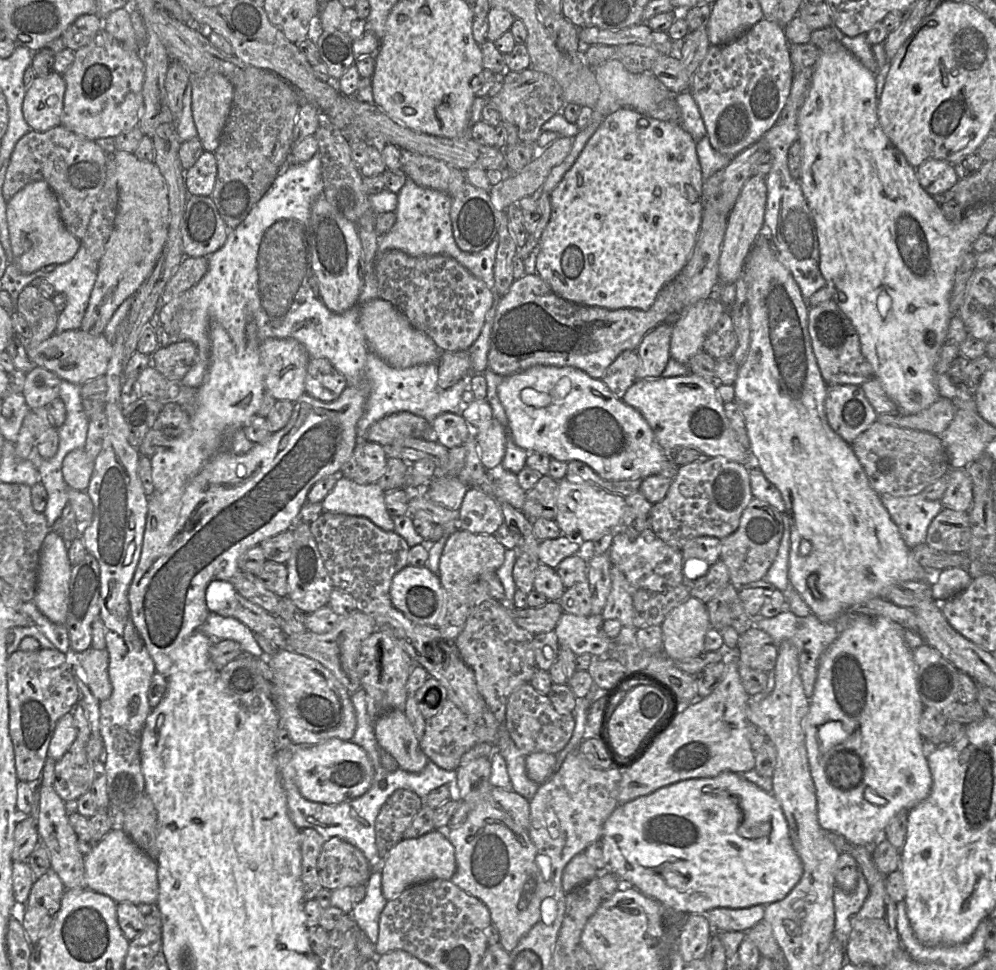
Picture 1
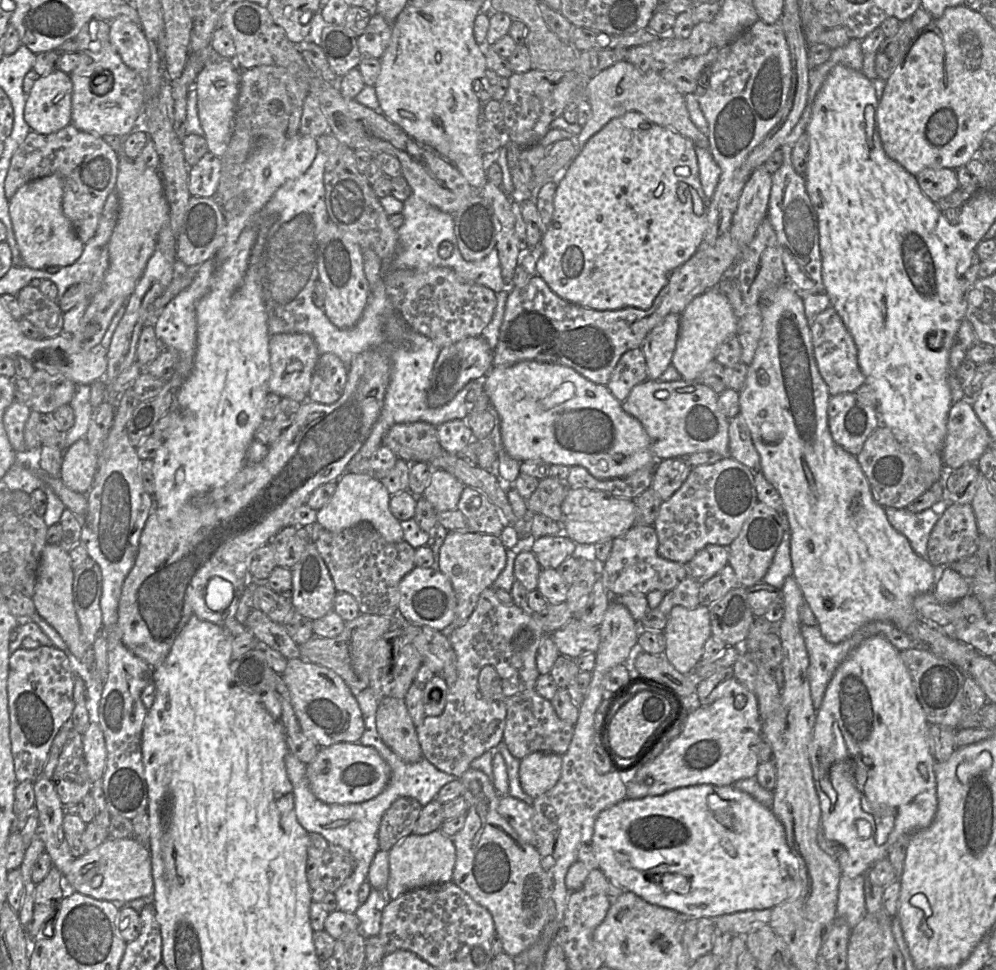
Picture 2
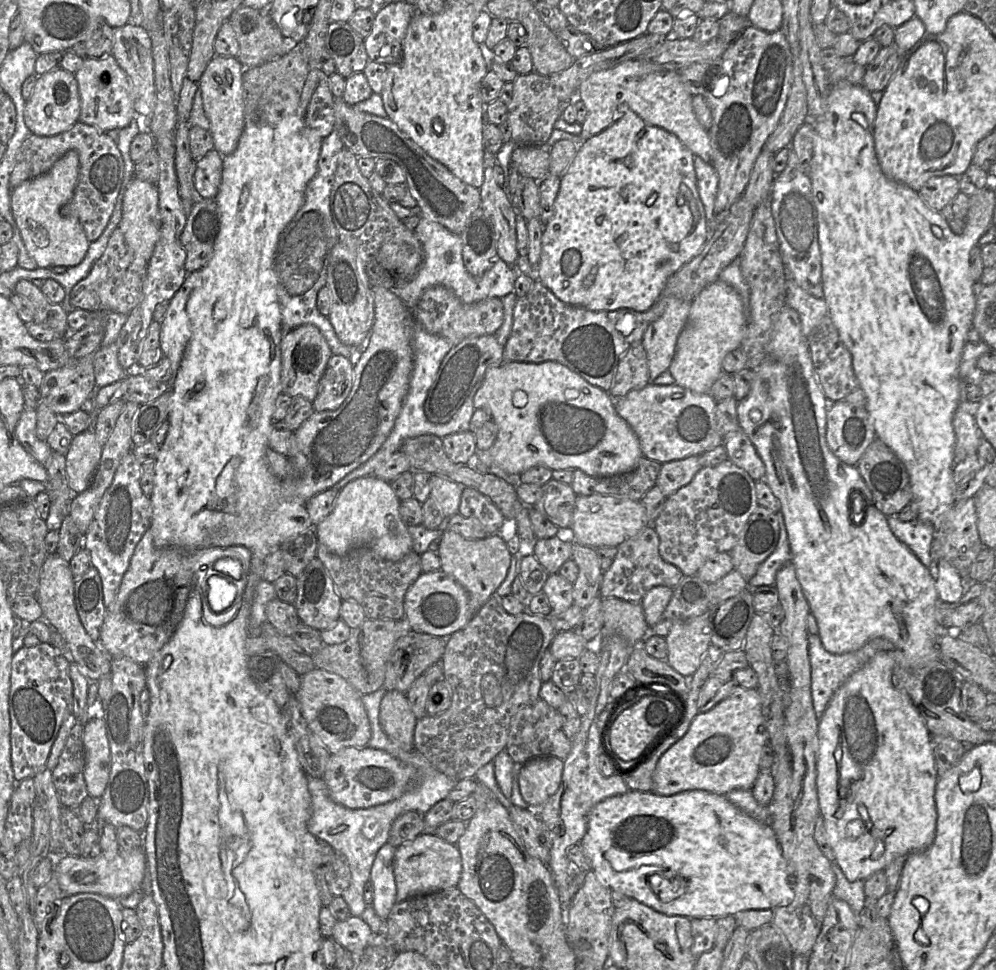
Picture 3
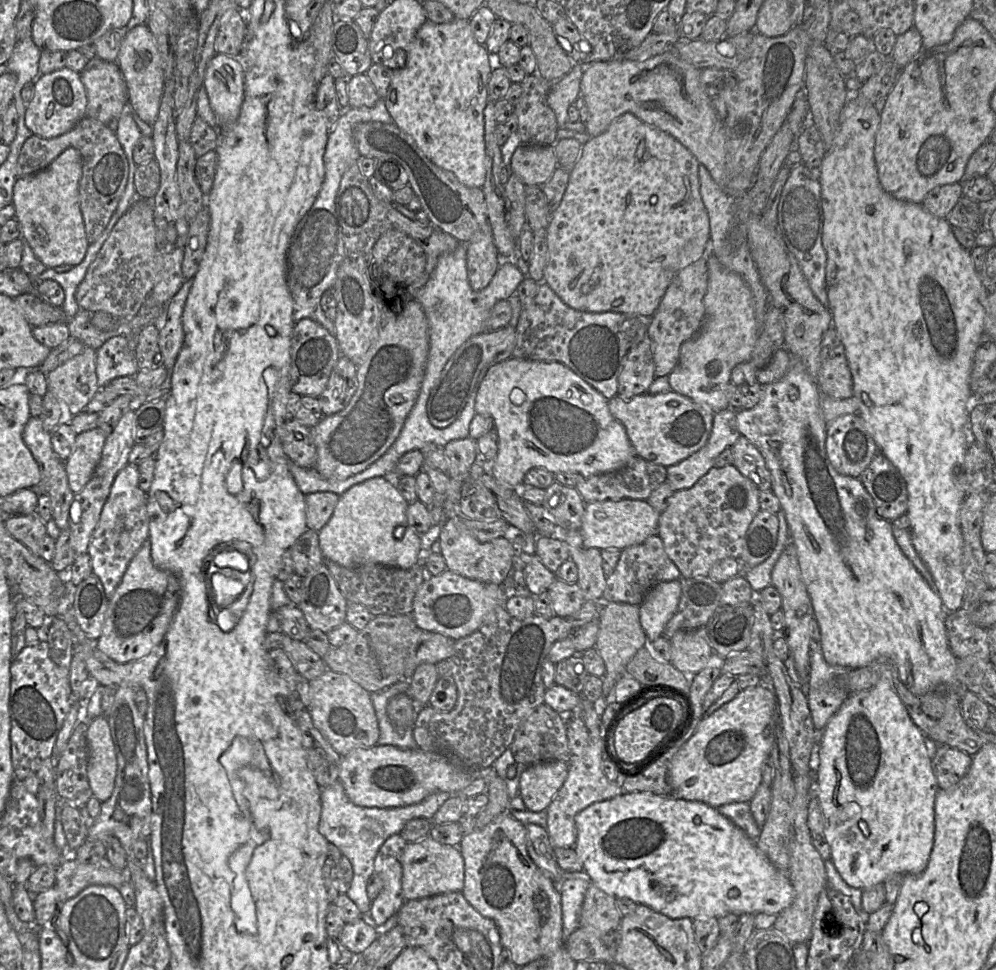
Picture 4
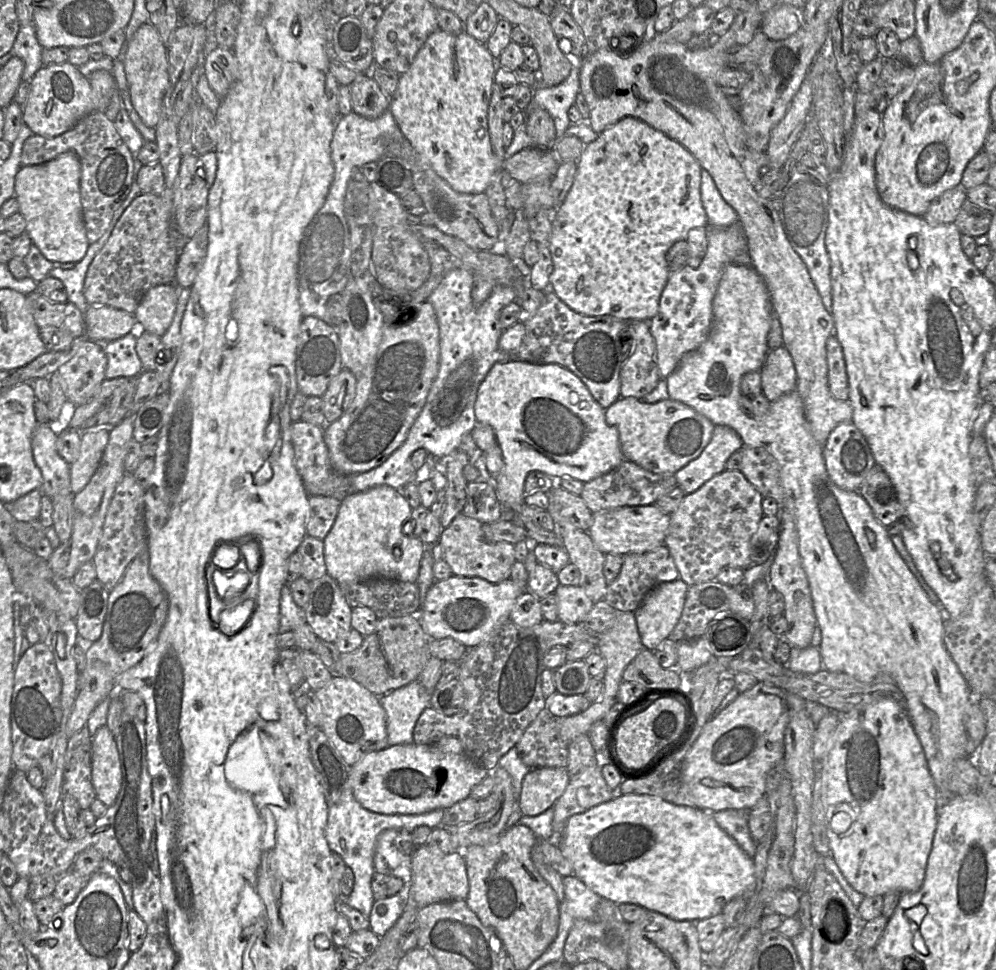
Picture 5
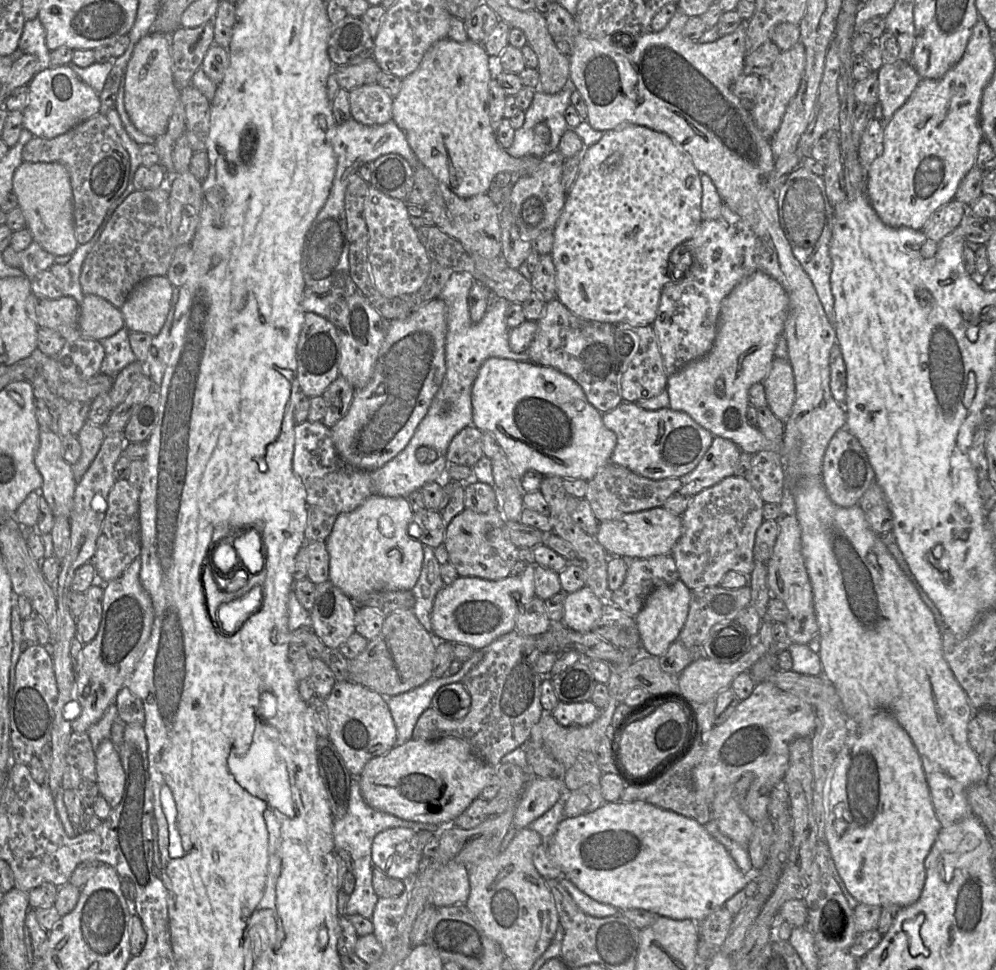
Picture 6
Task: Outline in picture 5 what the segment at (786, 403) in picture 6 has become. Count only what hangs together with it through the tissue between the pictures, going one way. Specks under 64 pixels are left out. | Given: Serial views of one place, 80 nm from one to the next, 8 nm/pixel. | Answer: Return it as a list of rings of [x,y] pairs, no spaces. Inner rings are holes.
[[[784,345],[768,352],[760,375],[762,392],[769,402],[796,390],[795,365]]]

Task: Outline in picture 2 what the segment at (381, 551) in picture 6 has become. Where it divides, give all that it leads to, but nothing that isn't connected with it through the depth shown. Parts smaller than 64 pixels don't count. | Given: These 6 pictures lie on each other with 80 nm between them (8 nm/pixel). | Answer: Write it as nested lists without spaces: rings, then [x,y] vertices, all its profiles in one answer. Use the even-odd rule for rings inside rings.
[[[344,472],[338,479],[331,500],[317,512],[316,522],[330,532],[340,532],[361,522],[371,524],[389,543],[404,540],[400,521],[390,511],[391,495],[380,480],[368,475]]]

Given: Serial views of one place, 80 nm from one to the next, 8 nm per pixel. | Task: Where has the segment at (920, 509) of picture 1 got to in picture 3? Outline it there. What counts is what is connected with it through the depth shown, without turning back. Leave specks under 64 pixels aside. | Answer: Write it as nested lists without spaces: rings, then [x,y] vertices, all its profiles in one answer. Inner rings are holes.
[[[898,515],[887,516],[887,522],[895,537],[905,544],[925,567],[929,568],[932,563],[930,547],[935,532],[933,526],[919,519],[903,522]]]

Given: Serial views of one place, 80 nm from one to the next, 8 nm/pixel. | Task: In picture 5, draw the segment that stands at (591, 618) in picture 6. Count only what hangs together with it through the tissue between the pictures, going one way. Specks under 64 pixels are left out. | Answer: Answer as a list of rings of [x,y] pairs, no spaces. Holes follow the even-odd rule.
[[[559,584],[554,594],[557,599],[558,619],[564,623],[580,623],[594,604],[580,585]]]

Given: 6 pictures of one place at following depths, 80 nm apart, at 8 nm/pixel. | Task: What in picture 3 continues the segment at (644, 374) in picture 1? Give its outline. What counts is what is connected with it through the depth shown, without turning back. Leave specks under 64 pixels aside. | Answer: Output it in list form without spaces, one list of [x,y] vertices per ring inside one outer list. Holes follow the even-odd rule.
[[[670,299],[663,315],[646,329],[641,342],[647,353],[650,382],[669,369],[678,337],[688,320],[691,303]]]

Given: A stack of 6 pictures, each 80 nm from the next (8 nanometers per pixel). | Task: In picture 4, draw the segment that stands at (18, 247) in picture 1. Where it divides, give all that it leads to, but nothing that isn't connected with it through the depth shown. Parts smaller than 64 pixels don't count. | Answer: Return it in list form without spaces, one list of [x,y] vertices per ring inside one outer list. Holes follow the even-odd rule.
[[[69,147],[45,169],[17,178],[12,203],[20,225],[20,235],[26,239],[34,255],[47,268],[68,264],[75,266],[85,257],[89,242],[79,205],[79,181],[82,174],[80,152]]]

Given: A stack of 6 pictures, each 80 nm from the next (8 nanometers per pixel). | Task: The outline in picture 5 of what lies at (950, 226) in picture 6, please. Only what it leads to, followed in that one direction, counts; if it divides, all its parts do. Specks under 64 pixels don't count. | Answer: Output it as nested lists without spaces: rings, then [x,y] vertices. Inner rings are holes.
[[[959,183],[935,198],[928,207],[924,218],[933,226],[953,223],[966,199],[966,189]]]

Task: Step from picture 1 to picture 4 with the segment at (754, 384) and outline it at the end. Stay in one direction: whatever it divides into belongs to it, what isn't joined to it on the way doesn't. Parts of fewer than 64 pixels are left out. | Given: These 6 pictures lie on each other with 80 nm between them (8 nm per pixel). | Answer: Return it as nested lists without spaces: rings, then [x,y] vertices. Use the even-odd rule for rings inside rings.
[[[791,355],[789,369],[785,376],[779,381],[761,385],[759,402],[751,409],[738,410],[736,423],[740,434],[760,451],[771,473],[772,492],[778,498],[786,517],[791,541],[796,547],[801,576],[812,602],[814,618],[820,628],[819,645],[824,659],[830,665],[849,669],[871,665],[893,665],[900,681],[915,695],[924,695],[940,684],[955,685],[962,690],[956,674],[956,657],[947,643],[945,619],[950,612],[944,609],[939,593],[932,591],[912,562],[903,554],[893,537],[892,524],[877,514],[874,501],[860,478],[841,475],[832,466],[825,447],[828,423],[823,417],[820,399],[821,391],[817,381],[810,376],[801,360]]]

